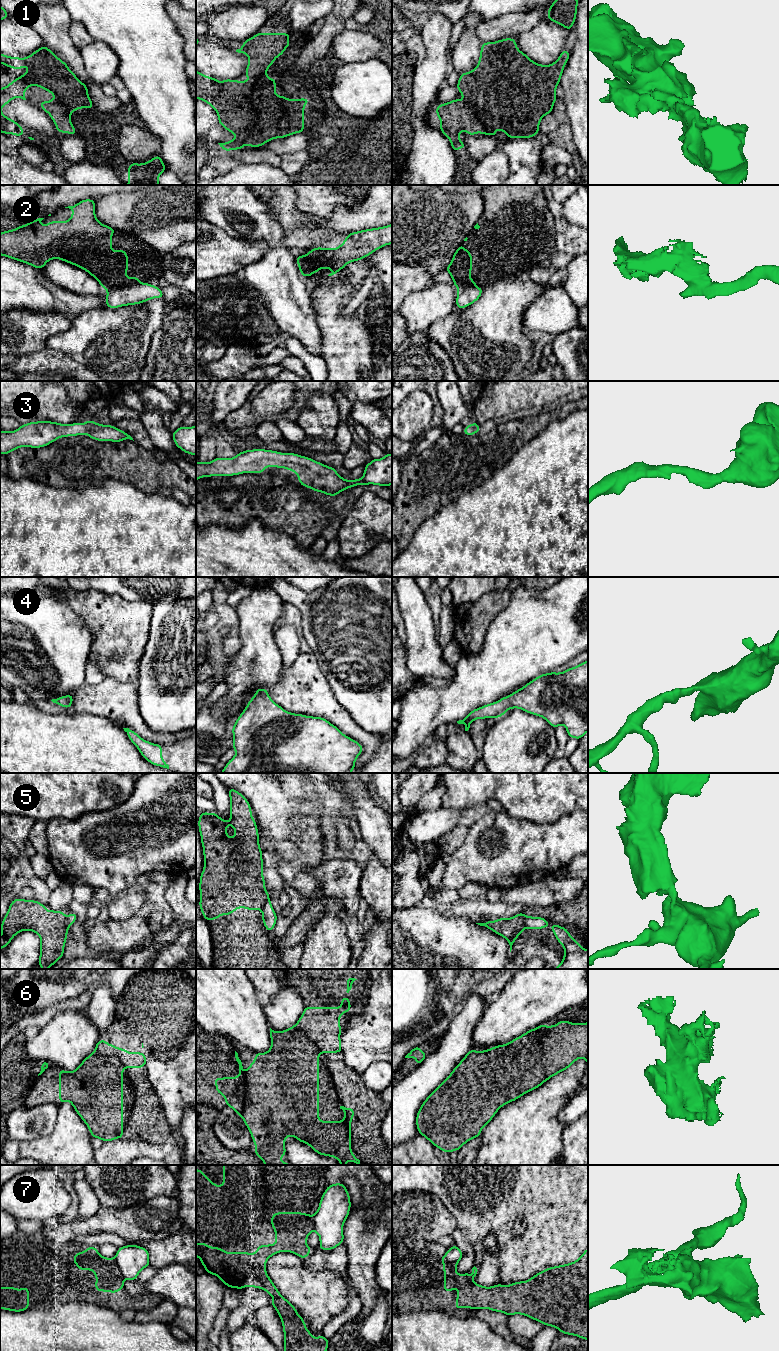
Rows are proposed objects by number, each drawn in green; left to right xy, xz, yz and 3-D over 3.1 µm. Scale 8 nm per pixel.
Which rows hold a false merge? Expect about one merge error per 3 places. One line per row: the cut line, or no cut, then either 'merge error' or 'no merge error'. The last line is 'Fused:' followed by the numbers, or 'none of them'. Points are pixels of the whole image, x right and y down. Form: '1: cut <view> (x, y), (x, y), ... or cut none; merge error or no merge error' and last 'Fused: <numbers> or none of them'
1: cut none; no merge error
2: cut xy (139, 282), (133, 285), (115, 286), (107, 289); merge error
3: cut none; no merge error
4: cut none; no merge error
5: cut yz (525, 916), (525, 924), (529, 927); merge error
6: cut none; no merge error
7: cut xy (114, 1258), (124, 1277); merge error
Fused: 2, 5, 7

